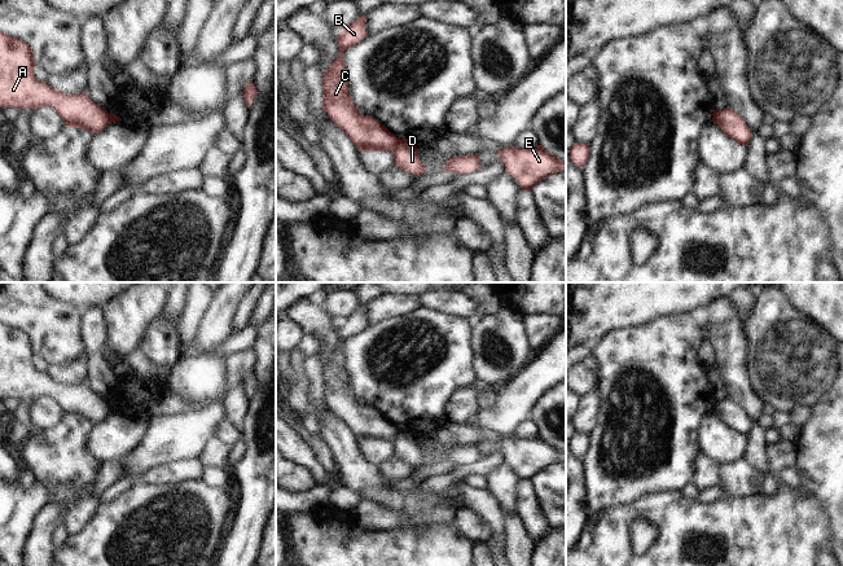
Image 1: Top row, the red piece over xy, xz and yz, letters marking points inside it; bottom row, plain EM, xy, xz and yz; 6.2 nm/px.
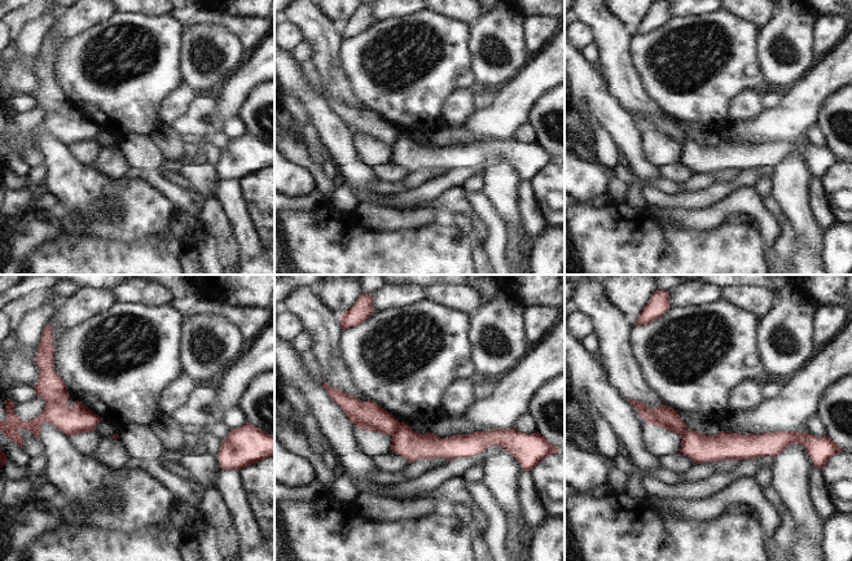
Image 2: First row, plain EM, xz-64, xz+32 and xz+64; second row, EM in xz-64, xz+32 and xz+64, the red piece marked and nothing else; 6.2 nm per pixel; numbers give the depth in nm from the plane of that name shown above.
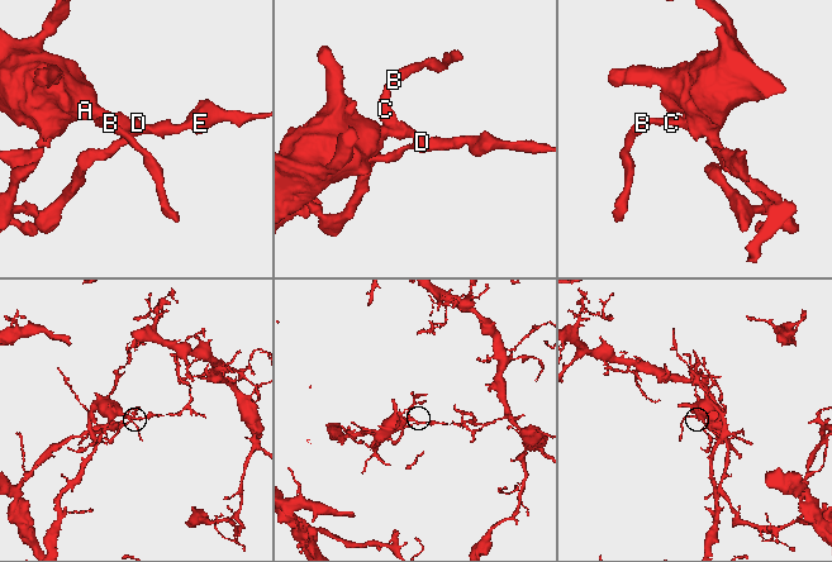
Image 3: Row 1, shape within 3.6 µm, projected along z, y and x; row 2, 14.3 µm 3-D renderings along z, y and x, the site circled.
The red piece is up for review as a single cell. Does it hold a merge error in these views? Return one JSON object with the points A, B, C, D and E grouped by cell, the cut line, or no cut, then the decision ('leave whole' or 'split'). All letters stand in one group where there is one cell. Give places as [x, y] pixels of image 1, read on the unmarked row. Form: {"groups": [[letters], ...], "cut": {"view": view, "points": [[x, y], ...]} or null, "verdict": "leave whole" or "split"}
{"groups": [["A", "B", "C"], ["D", "E"]], "cut": {"view": "xz", "points": [[400, 430], [393, 442]]}, "verdict": "split"}

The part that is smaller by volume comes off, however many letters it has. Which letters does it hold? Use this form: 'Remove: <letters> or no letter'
Remove: D, E.

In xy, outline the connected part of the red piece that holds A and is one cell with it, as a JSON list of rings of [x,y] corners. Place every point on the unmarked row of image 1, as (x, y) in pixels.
[[[0,323],[0,399],[38,400],[53,398],[69,418],[101,424],[110,413],[109,403],[89,386],[65,385],[35,365],[32,339],[23,330]]]

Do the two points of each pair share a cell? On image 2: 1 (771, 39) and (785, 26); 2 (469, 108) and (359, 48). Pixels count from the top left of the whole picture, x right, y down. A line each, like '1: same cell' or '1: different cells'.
1: same cell
2: different cells

